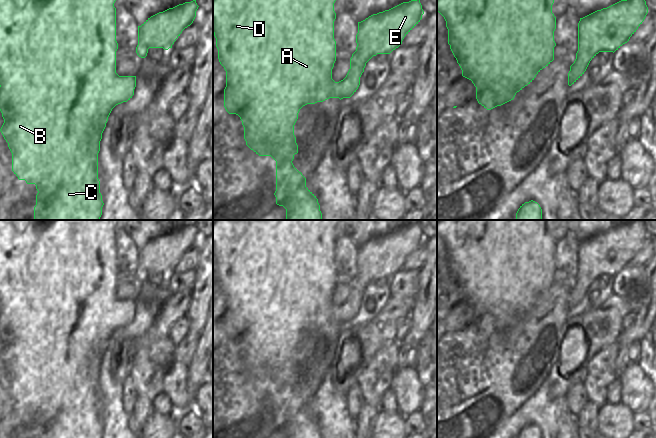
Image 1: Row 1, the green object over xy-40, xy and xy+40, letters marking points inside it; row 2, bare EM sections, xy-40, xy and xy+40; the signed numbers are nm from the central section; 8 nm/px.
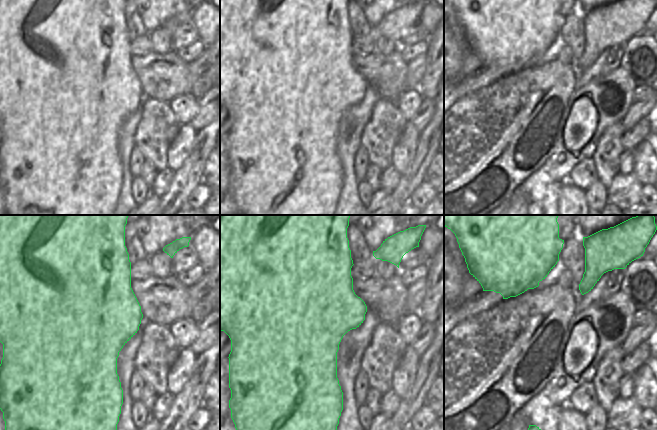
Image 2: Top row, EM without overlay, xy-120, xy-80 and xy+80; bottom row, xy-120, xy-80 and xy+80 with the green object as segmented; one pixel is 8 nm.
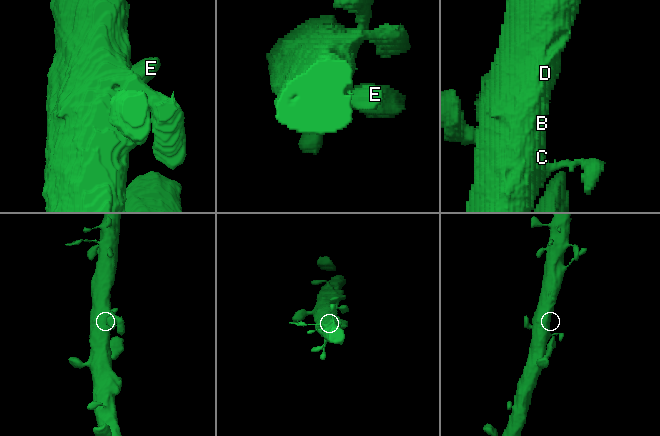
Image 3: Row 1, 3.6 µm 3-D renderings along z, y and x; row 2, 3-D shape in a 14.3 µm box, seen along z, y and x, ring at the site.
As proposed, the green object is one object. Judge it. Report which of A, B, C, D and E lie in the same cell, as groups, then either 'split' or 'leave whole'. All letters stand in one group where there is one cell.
A B C D E | leave whole

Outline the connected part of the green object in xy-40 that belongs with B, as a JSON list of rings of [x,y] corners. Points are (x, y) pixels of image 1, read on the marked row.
[[[0,0],[0,111],[4,119],[0,131],[12,153],[12,171],[19,180],[25,180],[27,184],[36,185],[38,193],[36,195],[33,220],[100,220],[102,215],[104,203],[102,201],[100,181],[98,179],[98,153],[100,151],[102,133],[112,109],[116,105],[130,100],[134,95],[134,89],[136,87],[136,76],[119,76],[116,73],[116,51],[118,49],[118,43],[116,41],[115,1],[116,0]]]

